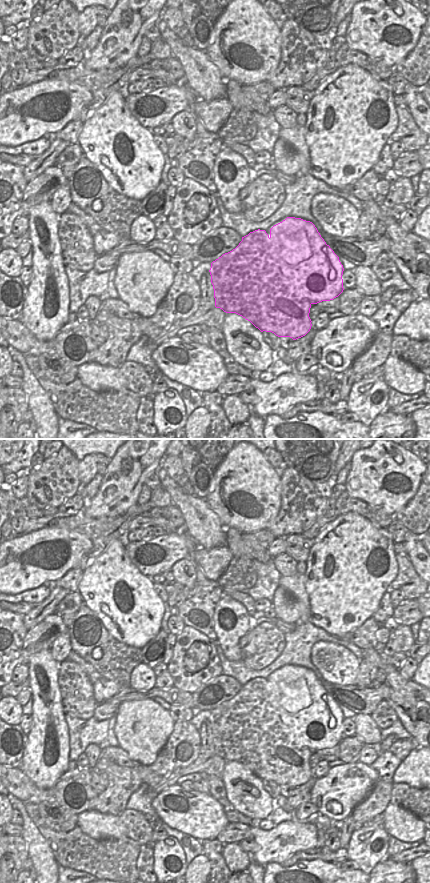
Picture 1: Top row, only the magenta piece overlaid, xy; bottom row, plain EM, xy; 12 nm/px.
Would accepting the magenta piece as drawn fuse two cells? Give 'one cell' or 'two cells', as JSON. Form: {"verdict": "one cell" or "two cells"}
{"verdict": "two cells"}

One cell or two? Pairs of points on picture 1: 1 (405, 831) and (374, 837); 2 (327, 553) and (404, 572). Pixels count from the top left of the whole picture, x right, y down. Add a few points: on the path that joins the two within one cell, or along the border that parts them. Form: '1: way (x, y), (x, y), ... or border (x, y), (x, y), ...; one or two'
1: border (382, 827), (391, 836); two
2: border (396, 554), (397, 575), (387, 586); two

